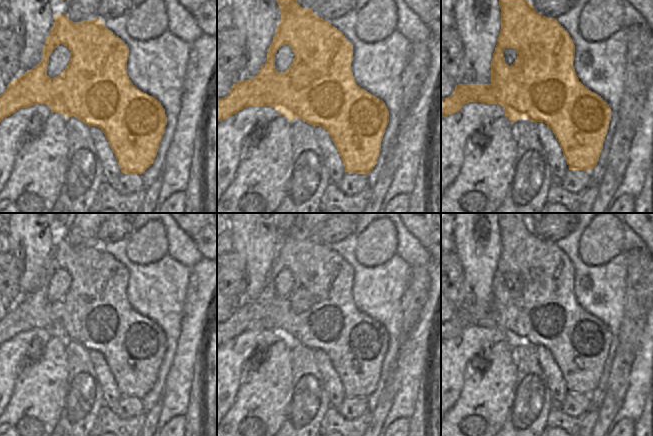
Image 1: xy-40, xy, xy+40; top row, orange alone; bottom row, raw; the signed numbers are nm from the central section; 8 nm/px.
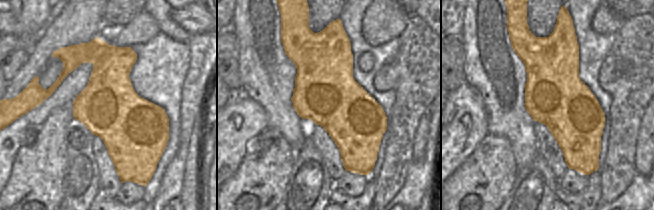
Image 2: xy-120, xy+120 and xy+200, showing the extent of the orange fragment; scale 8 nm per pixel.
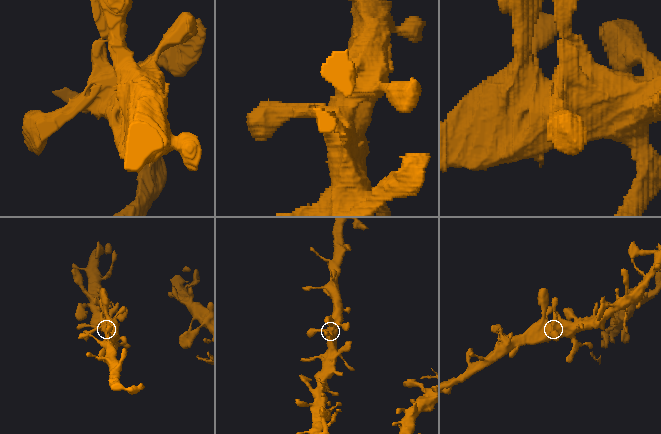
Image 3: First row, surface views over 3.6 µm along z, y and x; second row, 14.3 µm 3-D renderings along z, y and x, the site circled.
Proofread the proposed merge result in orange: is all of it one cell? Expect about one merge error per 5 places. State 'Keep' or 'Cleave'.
Keep

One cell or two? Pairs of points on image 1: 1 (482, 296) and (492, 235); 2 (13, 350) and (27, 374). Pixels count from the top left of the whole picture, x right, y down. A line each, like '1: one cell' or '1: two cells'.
1: one cell
2: two cells

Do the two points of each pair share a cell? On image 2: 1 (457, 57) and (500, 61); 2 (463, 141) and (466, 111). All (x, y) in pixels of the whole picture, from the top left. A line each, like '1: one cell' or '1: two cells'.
1: two cells
2: one cell

